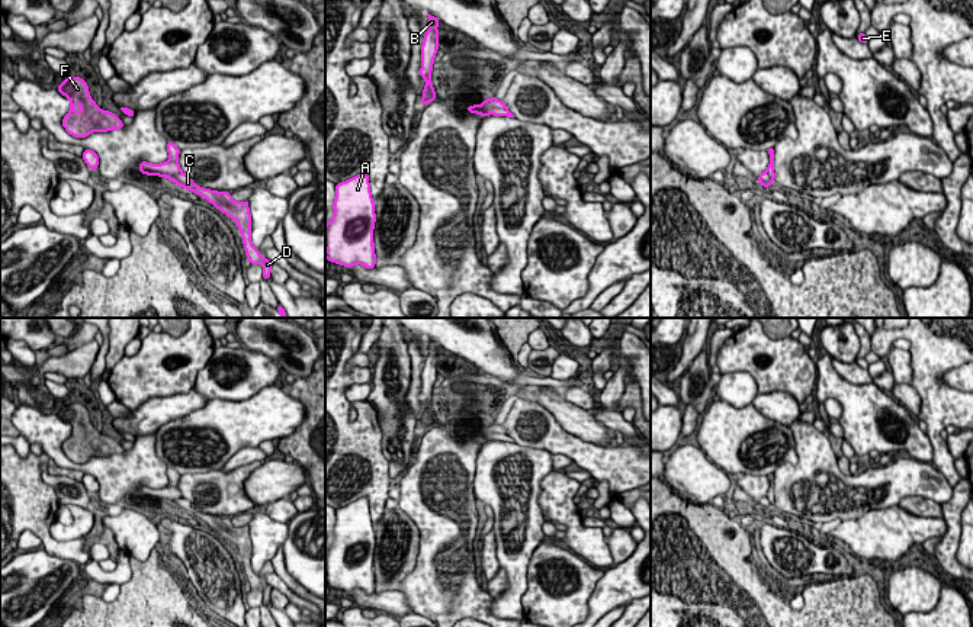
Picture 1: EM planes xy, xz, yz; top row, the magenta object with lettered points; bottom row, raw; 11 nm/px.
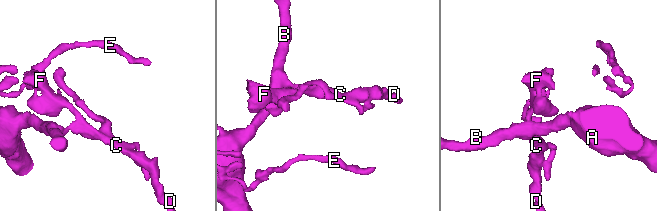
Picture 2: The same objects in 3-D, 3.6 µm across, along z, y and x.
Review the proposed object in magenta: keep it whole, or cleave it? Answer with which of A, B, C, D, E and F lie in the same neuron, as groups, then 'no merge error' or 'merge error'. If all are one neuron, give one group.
A B E / C D F; merge error

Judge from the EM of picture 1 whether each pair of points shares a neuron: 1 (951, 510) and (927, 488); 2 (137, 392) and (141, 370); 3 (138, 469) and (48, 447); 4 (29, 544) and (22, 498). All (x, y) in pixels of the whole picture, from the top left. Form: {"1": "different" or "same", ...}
{"1": "different", "2": "same", "3": "same", "4": "different"}

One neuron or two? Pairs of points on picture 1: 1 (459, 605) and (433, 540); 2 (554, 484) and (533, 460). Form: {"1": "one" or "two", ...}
{"1": "one", "2": "two"}

